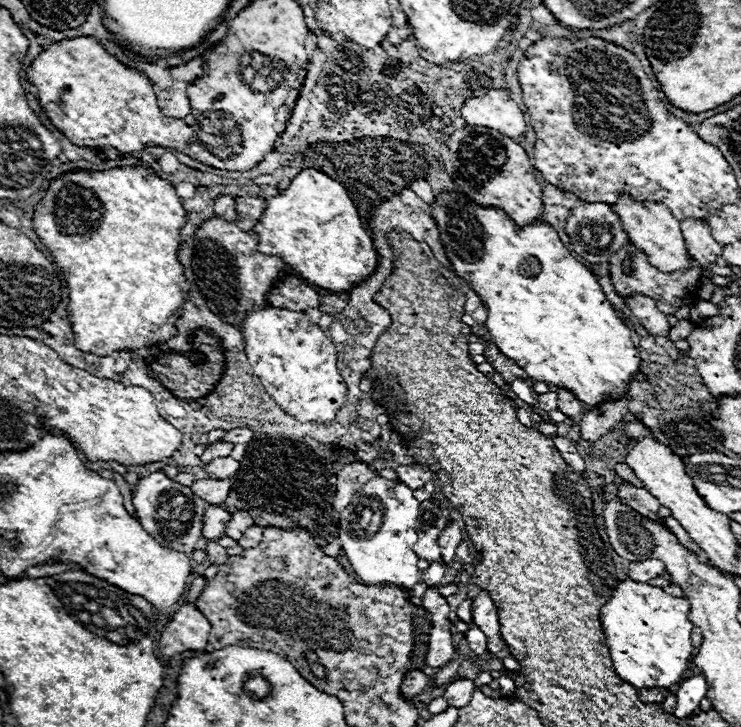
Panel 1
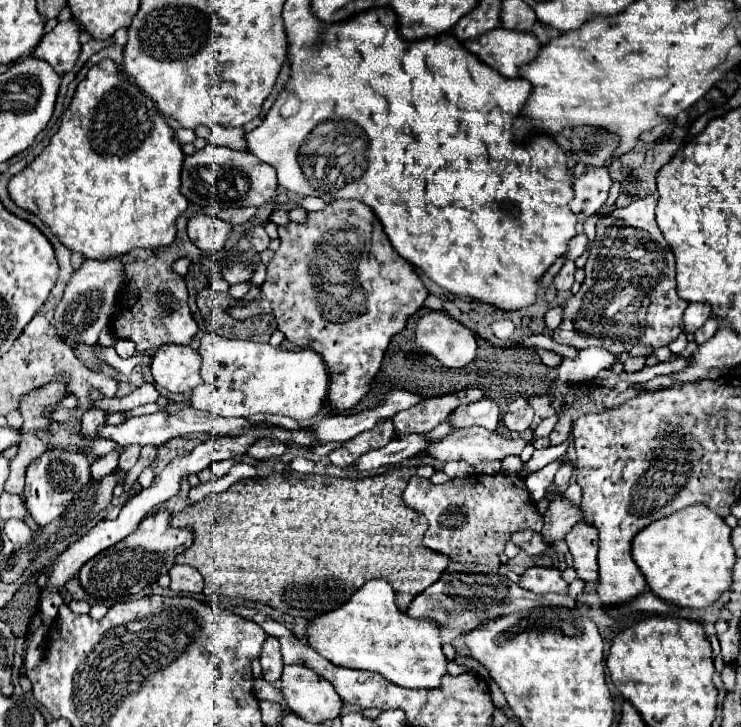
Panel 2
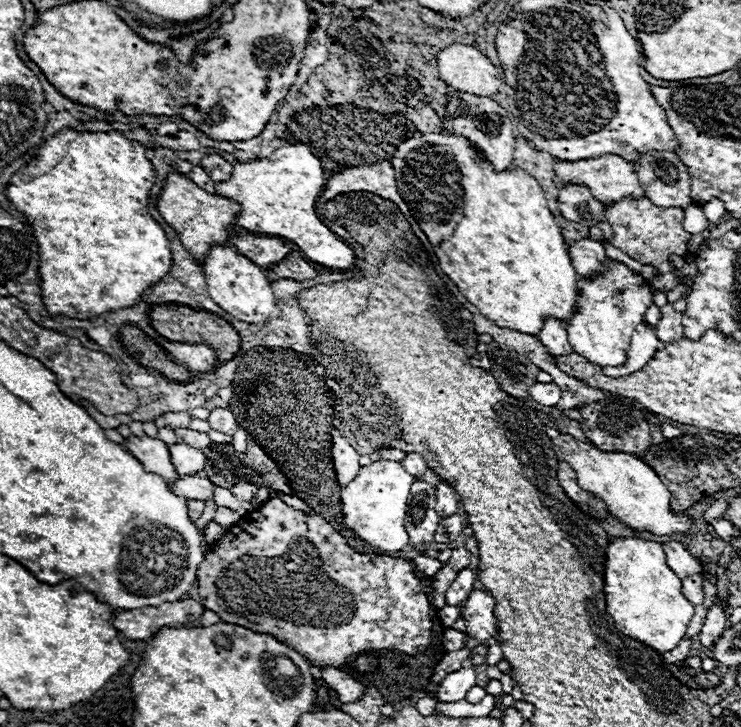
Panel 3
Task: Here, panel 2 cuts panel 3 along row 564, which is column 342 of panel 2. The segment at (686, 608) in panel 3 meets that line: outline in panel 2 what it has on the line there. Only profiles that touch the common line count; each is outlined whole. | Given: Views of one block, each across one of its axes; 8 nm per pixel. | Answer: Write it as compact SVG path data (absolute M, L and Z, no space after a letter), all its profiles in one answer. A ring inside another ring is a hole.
M370 580L360 590L356 590L354 596L340 608L312 618L306 628L306 640L318 654L328 658L334 666L370 670L382 674L386 680L402 688L438 688L448 666L440 644L440 626L428 620L414 620L408 614L400 612L394 604L394 598L394 590L386 580Z

